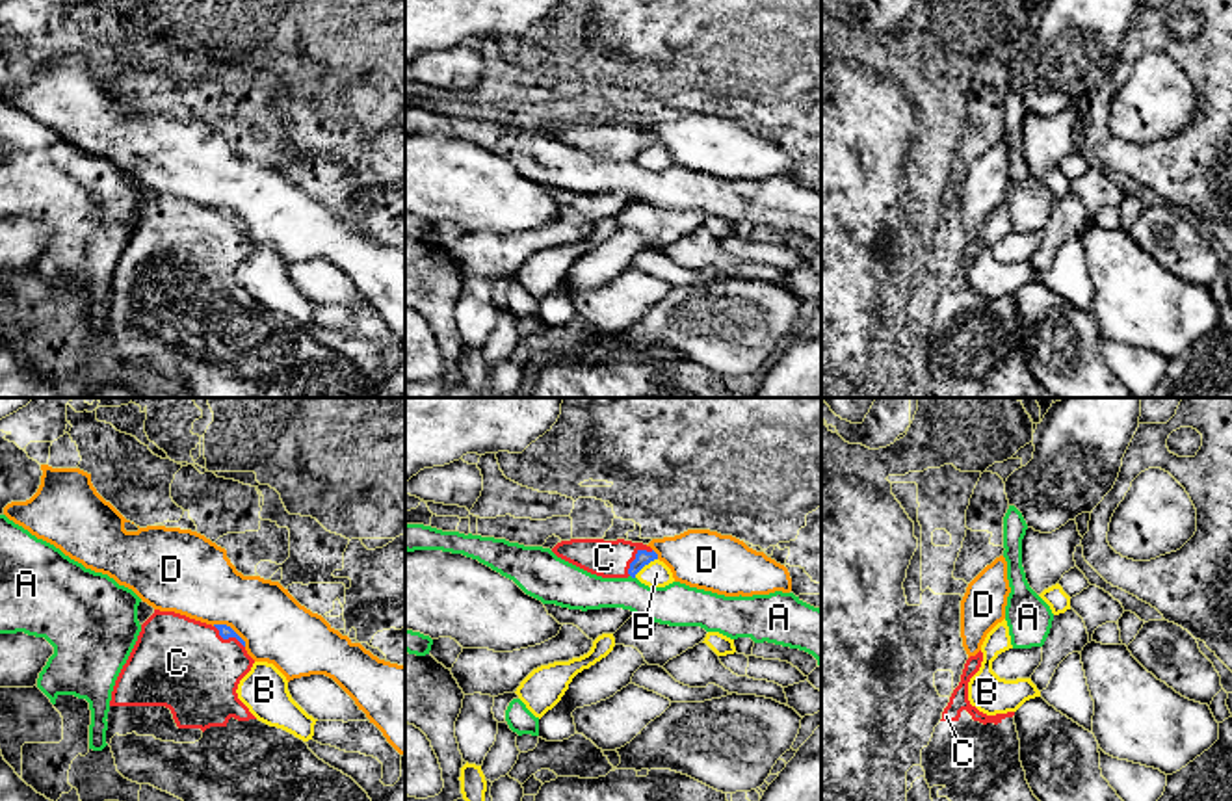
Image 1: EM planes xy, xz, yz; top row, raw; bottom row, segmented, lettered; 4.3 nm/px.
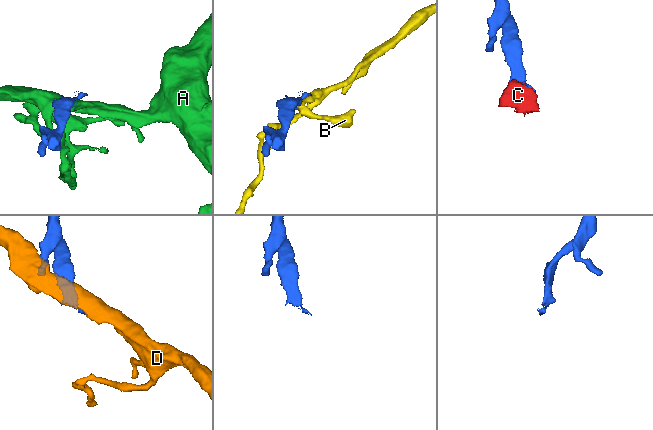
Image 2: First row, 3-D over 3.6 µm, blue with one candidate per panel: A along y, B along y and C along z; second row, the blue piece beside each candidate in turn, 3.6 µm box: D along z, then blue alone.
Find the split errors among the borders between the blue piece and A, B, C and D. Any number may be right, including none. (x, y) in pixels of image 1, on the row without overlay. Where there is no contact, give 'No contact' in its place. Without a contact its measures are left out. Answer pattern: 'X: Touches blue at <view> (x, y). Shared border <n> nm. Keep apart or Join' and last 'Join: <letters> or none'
A: Touches blue at xz (632, 160). Shared border 30 nm. Keep apart
B: Touches blue at xz (645, 147). Shared border 130 nm. Keep apart
C: Touches blue at xz (636, 140). Shared border 160 nm. Join
D: Touches blue at xy (231, 212). Shared border 180 nm. Keep apart
Join: C

